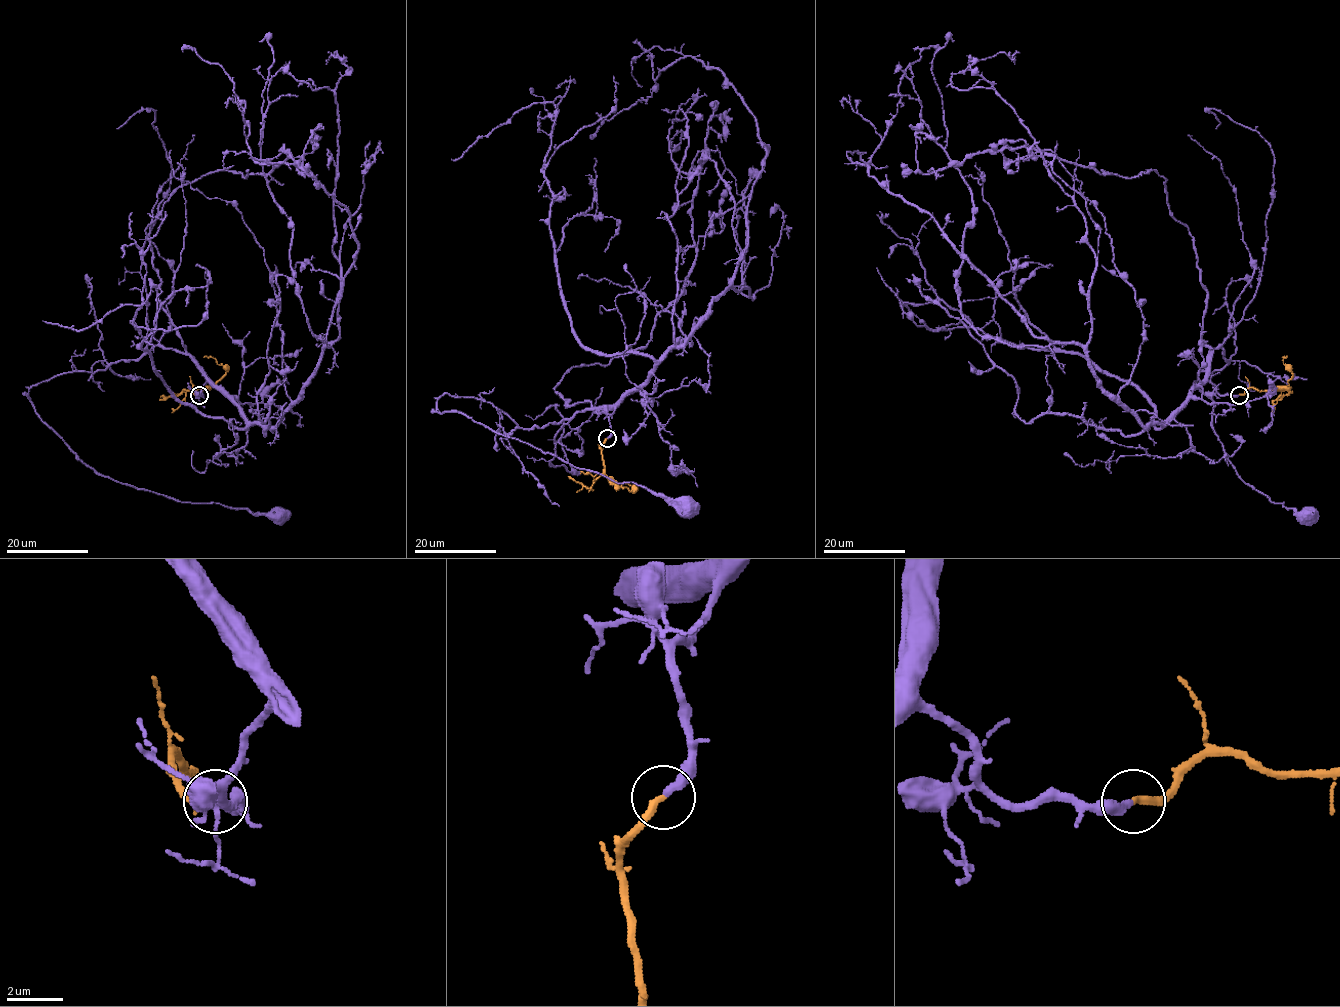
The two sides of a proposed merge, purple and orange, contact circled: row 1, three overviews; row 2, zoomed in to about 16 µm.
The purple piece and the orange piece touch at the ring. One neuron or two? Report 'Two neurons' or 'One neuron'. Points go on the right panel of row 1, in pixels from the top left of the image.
One neuron

